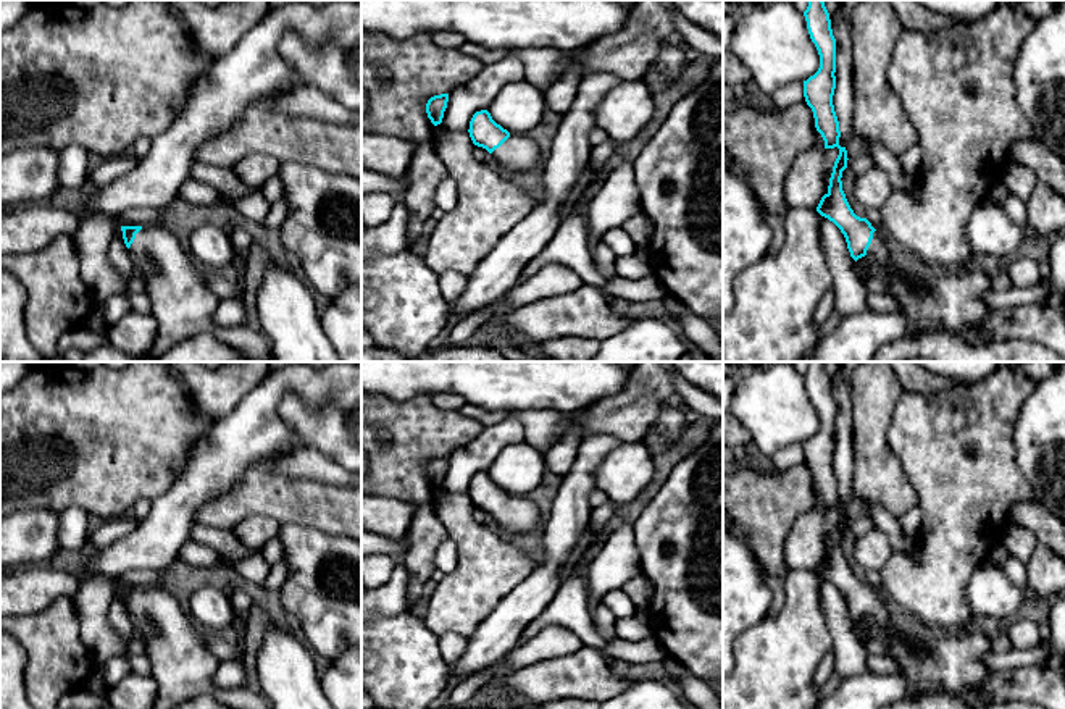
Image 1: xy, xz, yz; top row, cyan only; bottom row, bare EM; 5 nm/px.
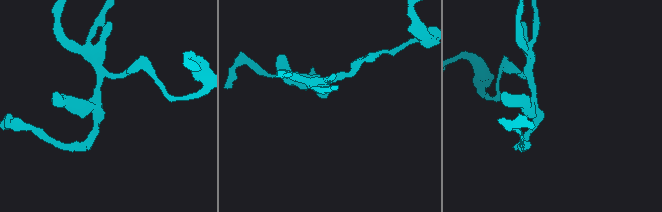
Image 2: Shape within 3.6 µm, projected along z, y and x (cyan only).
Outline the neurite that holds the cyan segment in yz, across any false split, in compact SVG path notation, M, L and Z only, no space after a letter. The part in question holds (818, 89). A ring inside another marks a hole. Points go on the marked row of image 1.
M808 0L804 16L810 39L820 55L818 71L804 81L804 97L813 111L815 128L825 141L825 149L839 149L839 155L829 178L828 192L821 197L816 212L841 229L850 257L855 262L865 257L871 268L881 270L881 276L888 281L884 292L900 304L896 313L910 318L913 323L912 334L881 346L876 350L873 362L907 362L912 359L923 359L925 362L1065 362L1065 357L1044 344L1030 339L991 339L981 344L967 342L963 336L965 331L968 328L984 329L988 315L992 312L992 308L981 299L981 294L992 287L992 276L986 270L968 266L955 271L939 270L938 276L933 279L926 279L925 275L910 278L892 260L889 247L879 231L876 231L867 218L860 218L854 213L846 199L841 181L849 158L846 147L839 145L841 131L833 105L836 89L836 39L833 36L829 13L823 0Z

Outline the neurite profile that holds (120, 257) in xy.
M121 228L115 231L115 237L110 244L108 255L111 268L123 278L123 283L127 286L134 271L134 263L124 244Z

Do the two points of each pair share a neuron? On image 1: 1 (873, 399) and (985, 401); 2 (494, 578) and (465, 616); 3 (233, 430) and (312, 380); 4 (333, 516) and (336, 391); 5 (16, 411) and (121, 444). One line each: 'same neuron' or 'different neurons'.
1: different neurons
2: same neuron
3: same neuron
4: different neurons
5: same neuron

